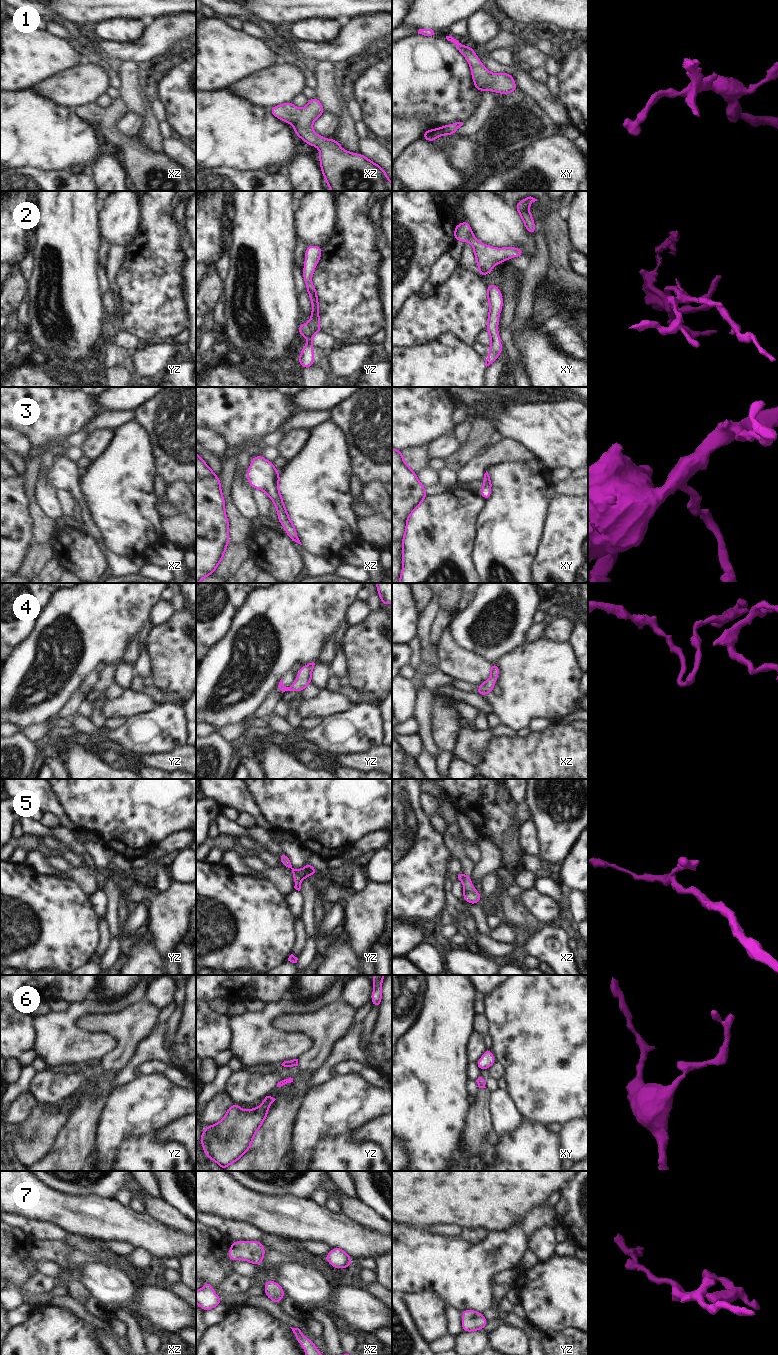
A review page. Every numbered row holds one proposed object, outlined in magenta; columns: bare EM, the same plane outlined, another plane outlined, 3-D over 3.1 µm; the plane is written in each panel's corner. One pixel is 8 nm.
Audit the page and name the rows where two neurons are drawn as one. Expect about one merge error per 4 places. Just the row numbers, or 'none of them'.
5

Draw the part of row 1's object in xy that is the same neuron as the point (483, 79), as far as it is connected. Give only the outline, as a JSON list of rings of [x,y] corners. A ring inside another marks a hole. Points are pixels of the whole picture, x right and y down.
[[[451,35],[446,36],[446,39],[454,43],[457,50],[469,63],[474,87],[478,91],[485,92],[486,90],[489,90],[490,92],[495,91],[496,93],[507,95],[517,90],[515,79],[511,74],[506,72],[494,74],[493,72],[490,72],[483,65],[471,46],[462,45]]]

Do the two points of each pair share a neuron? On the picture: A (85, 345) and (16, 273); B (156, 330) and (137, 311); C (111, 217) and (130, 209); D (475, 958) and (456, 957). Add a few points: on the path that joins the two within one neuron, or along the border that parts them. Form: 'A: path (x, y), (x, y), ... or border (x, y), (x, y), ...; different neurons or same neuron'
A: border (27, 283), (28, 291); different neurons
B: path (151, 325), (142, 316); same neuron
C: path (116, 217), (125, 209); same neuron
D: path (470, 958), (461, 958); same neuron

